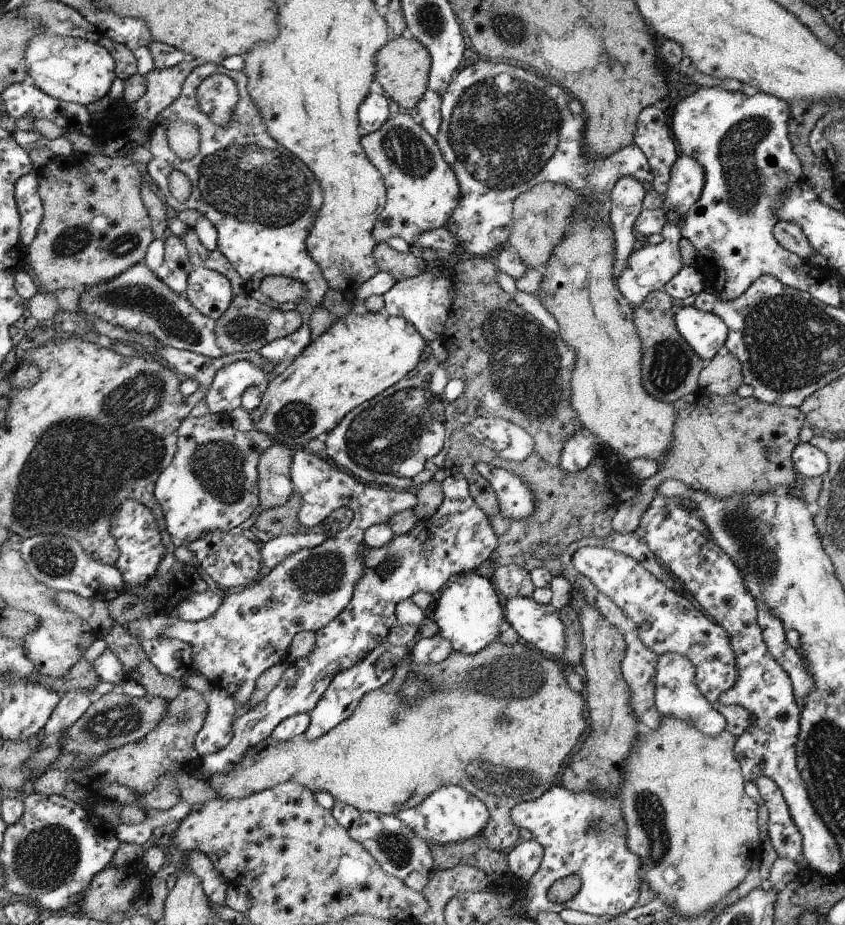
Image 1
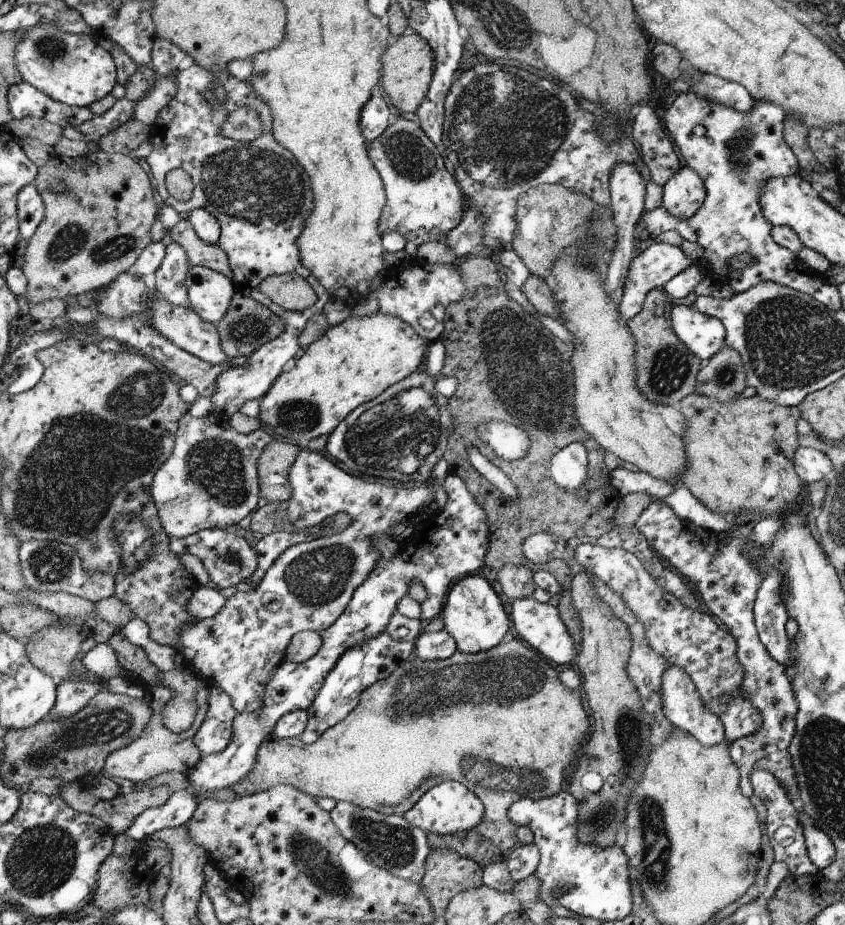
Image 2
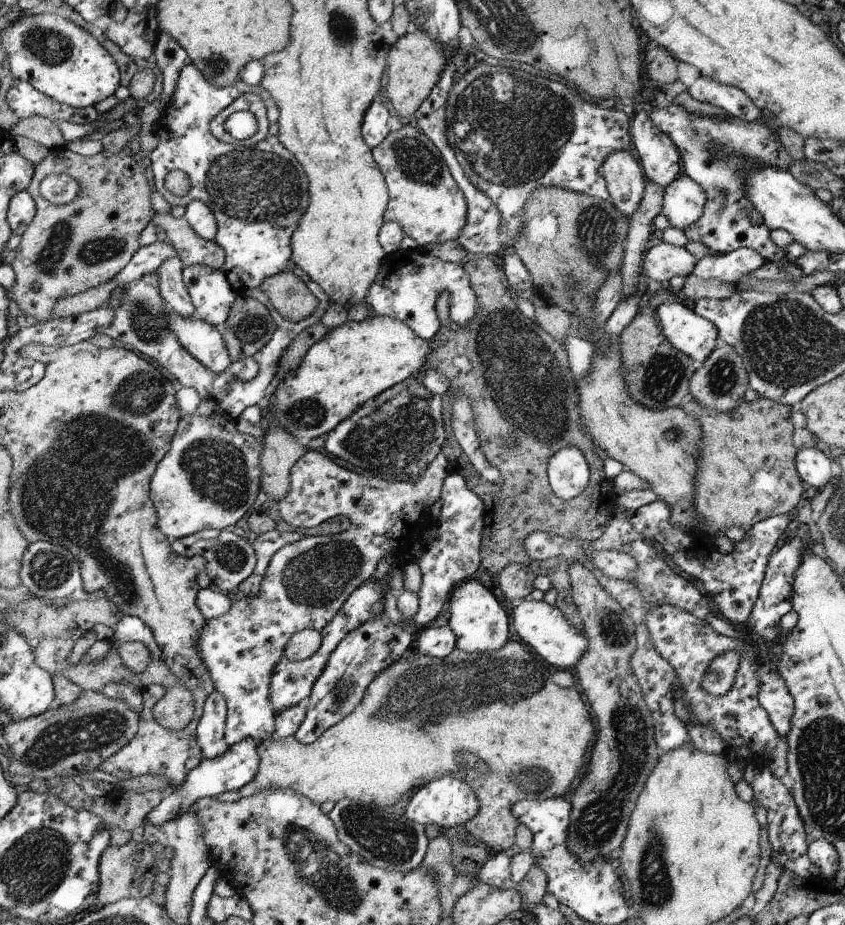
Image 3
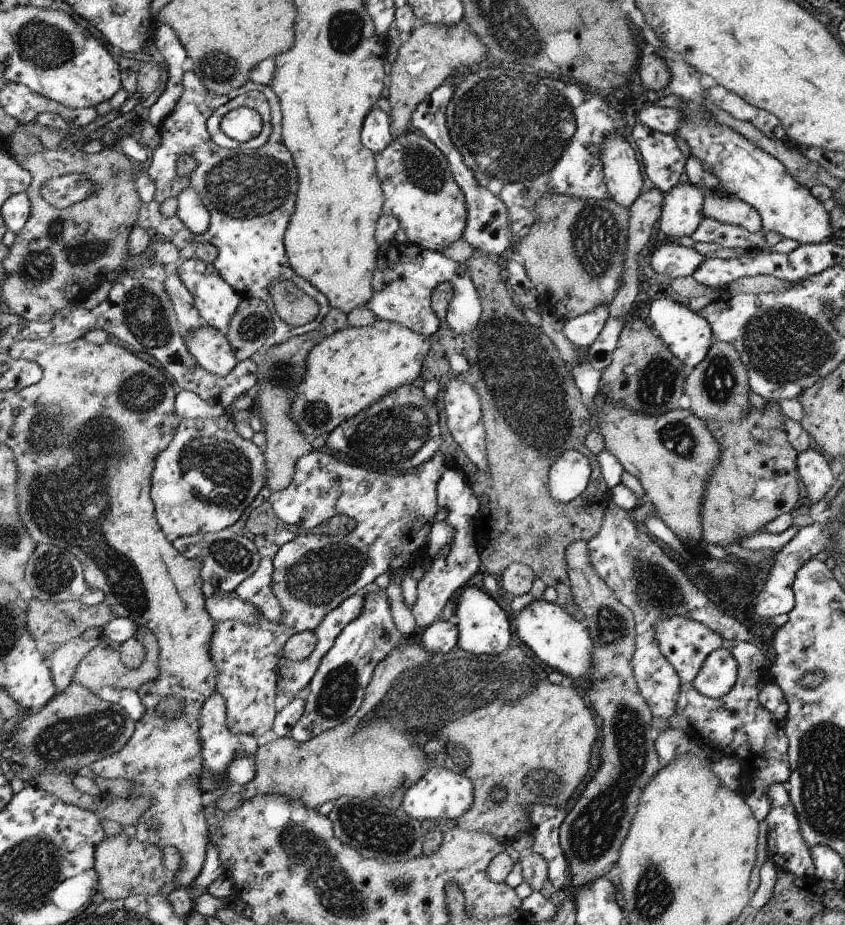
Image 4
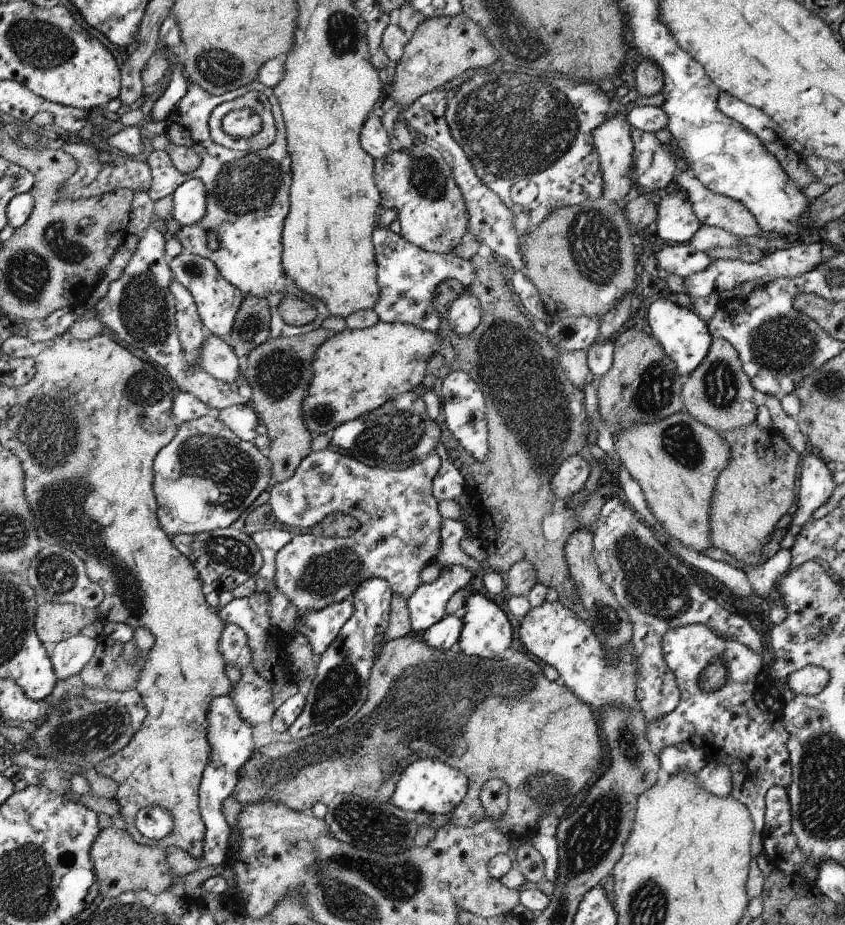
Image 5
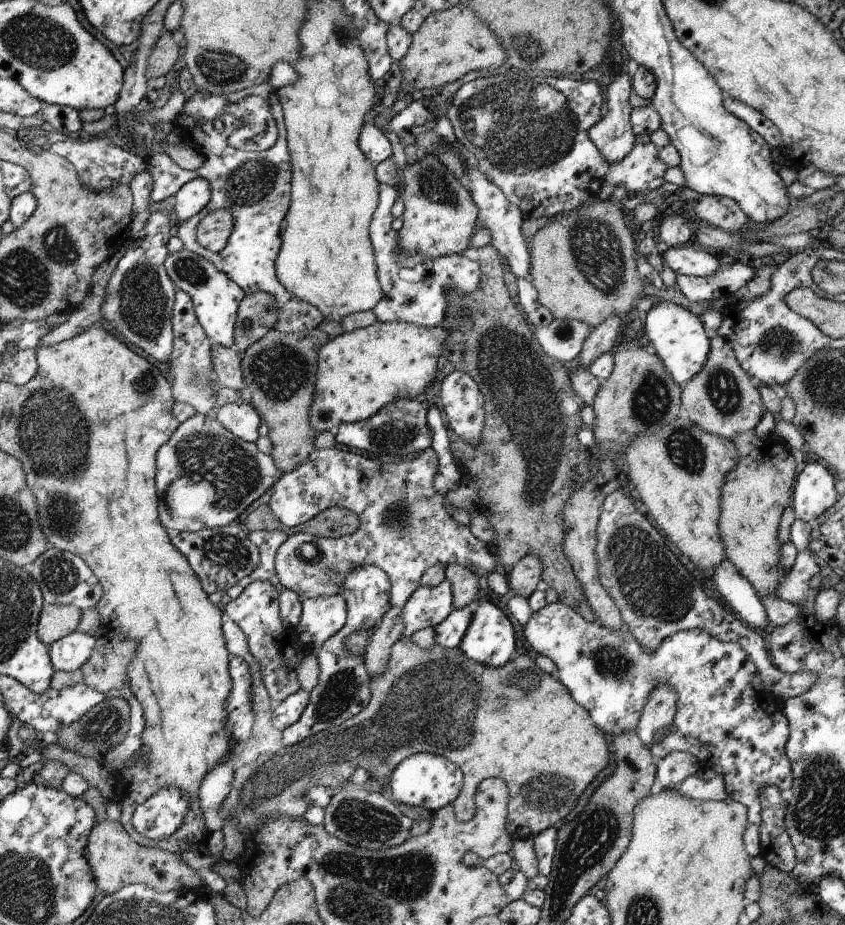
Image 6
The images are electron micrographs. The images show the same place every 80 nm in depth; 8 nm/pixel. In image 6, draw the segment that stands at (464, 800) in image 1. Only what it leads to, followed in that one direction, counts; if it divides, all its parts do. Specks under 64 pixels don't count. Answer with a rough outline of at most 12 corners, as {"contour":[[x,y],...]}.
{"contour":[[434,753],[405,758],[387,795],[437,811],[464,788],[458,765]]}

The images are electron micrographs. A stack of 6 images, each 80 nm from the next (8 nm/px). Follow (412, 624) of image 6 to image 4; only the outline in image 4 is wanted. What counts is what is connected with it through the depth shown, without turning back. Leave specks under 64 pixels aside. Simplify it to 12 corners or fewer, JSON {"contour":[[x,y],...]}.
{"contour":[[446,470],[438,505],[454,540],[433,558],[412,606],[416,626],[443,620],[448,600],[481,568],[480,501]]}

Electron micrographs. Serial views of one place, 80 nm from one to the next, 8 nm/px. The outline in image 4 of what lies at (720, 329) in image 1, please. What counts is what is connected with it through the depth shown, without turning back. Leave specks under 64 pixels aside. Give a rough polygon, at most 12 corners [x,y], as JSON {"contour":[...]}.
{"contour":[[664,296],[648,324],[694,369],[710,351],[712,326]]}

